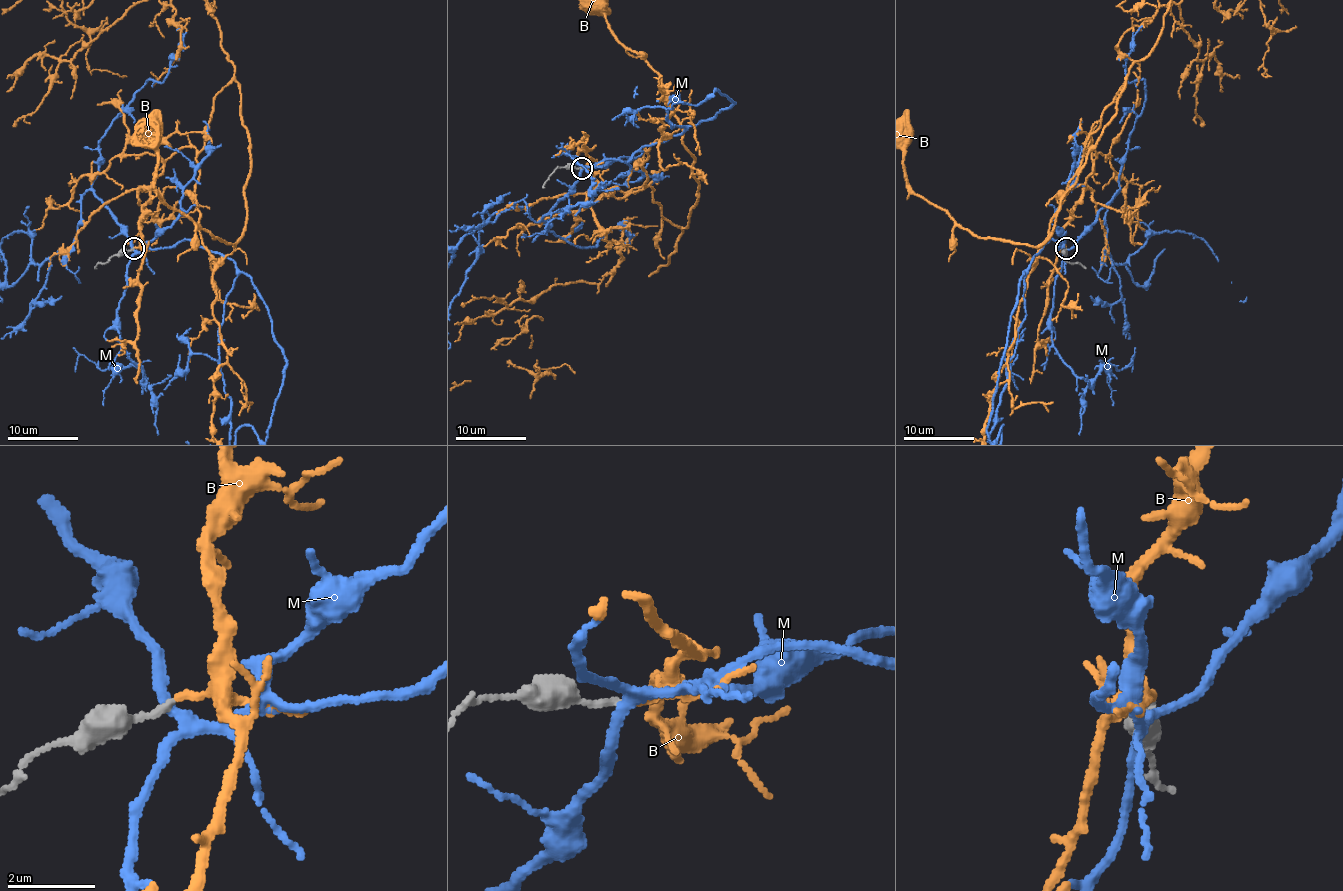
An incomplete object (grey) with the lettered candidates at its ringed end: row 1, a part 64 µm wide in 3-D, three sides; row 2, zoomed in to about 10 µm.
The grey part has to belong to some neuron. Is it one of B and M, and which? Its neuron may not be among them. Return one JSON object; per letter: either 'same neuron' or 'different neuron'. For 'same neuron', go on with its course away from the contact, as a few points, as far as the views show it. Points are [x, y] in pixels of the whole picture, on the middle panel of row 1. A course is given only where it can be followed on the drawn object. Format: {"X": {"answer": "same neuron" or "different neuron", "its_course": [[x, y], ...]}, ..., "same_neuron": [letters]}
{"B": {"answer": "same neuron", "its_course": [[582, 168], [610, 195], [650, 186], [660, 215], [689, 223], [698, 191], [682, 124], [660, 76], [593, 3]]}, "M": {"answer": "different neuron"}, "same_neuron": ["B"]}

